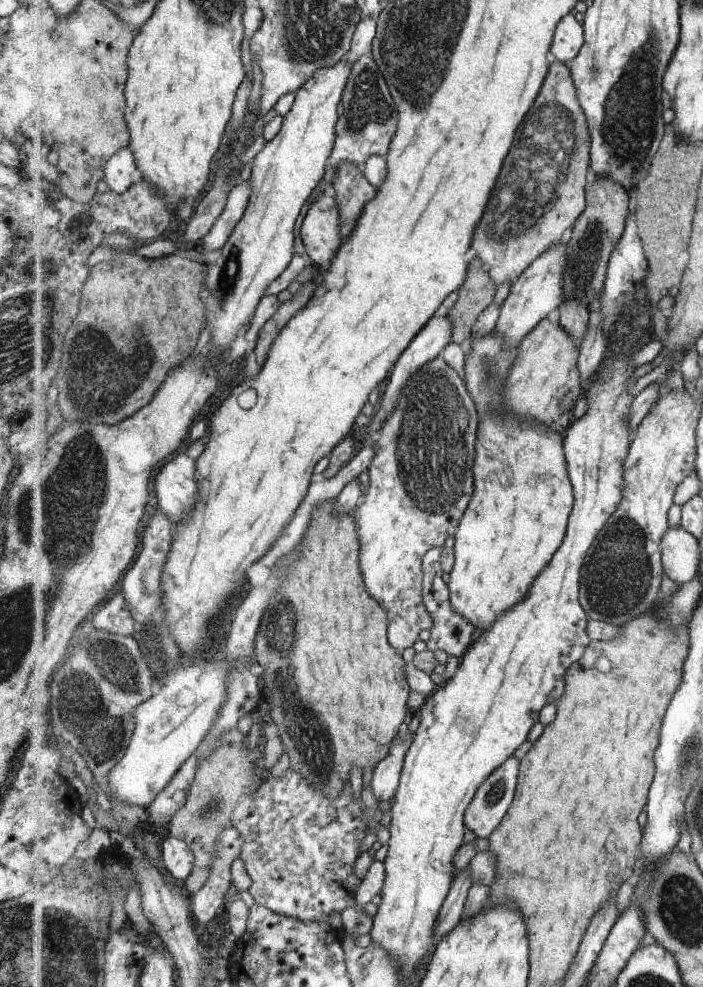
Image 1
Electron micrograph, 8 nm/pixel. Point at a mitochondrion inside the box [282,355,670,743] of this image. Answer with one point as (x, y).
(434, 465)

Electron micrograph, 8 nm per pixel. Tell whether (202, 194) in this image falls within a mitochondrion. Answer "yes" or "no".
no

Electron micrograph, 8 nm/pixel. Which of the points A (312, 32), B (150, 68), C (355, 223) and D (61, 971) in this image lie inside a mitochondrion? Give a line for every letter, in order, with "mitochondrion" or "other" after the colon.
A: mitochondrion
B: other
C: other
D: other

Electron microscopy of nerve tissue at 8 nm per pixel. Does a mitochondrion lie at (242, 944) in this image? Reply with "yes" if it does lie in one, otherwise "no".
no

